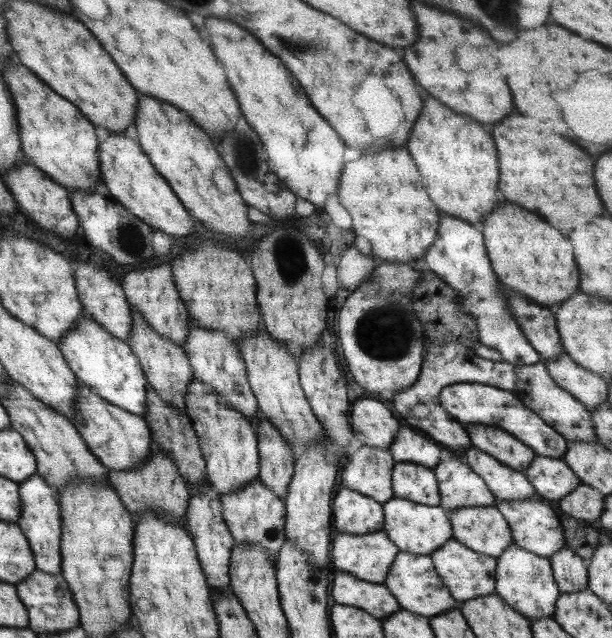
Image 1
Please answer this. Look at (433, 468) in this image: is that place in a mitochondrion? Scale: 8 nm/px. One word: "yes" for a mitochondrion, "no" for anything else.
no

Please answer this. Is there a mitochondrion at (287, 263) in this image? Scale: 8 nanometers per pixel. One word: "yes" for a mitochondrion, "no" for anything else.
yes

